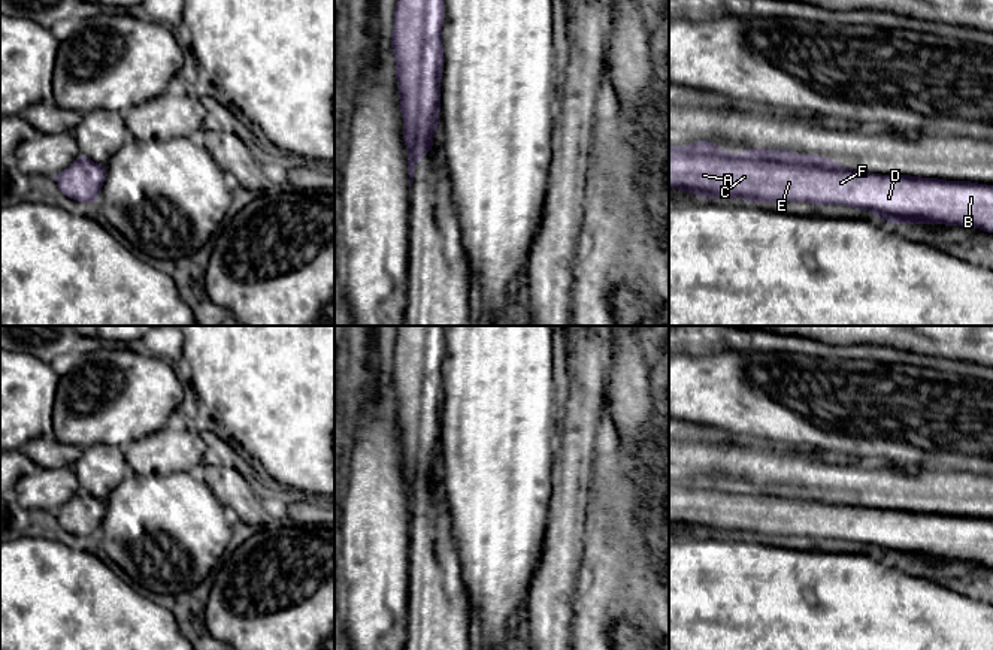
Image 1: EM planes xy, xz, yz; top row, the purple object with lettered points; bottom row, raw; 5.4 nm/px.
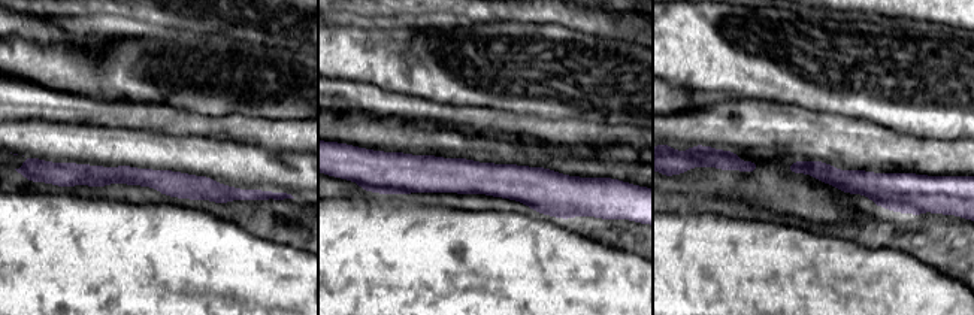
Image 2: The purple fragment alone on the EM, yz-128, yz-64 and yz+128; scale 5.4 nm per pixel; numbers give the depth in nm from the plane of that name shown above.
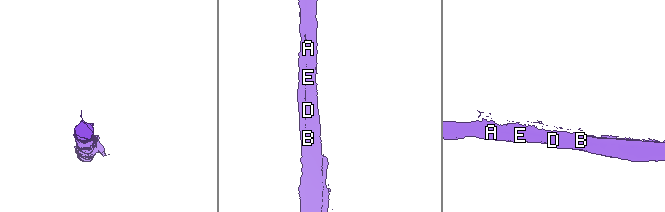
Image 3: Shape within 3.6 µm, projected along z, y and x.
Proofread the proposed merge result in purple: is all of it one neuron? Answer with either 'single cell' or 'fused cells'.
single cell

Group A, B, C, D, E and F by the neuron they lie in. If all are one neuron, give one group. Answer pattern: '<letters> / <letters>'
A B C D E F

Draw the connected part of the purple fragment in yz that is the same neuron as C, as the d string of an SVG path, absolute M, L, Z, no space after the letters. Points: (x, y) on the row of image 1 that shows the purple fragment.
M711 140L669 146L669 187L700 199L729 197L771 205L809 202L871 211L891 224L944 224L993 233L993 185L912 175L881 175L841 167L830 157L796 154L790 149L750 148L729 152Z

